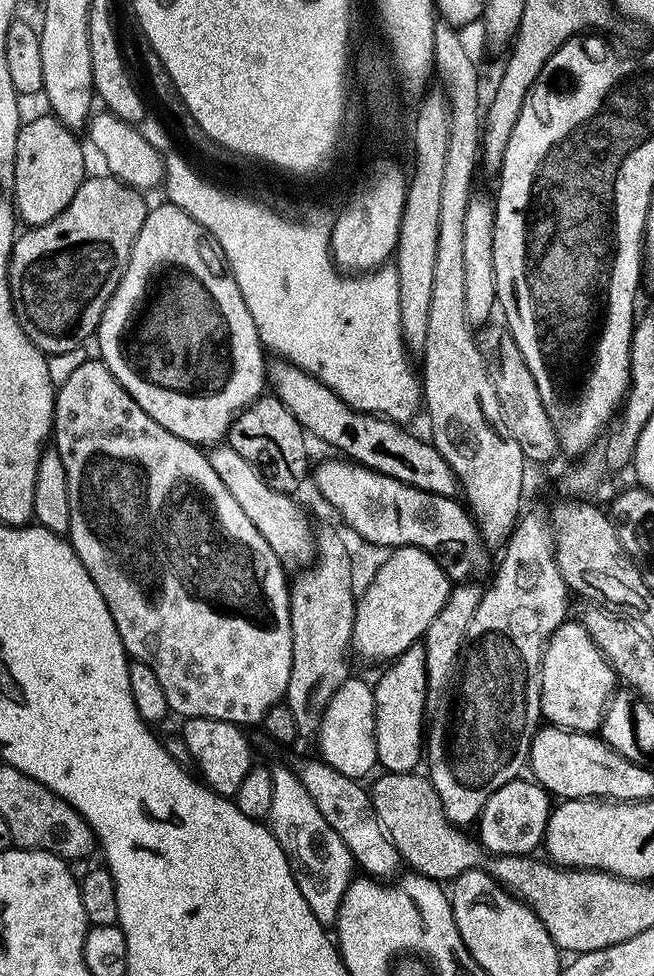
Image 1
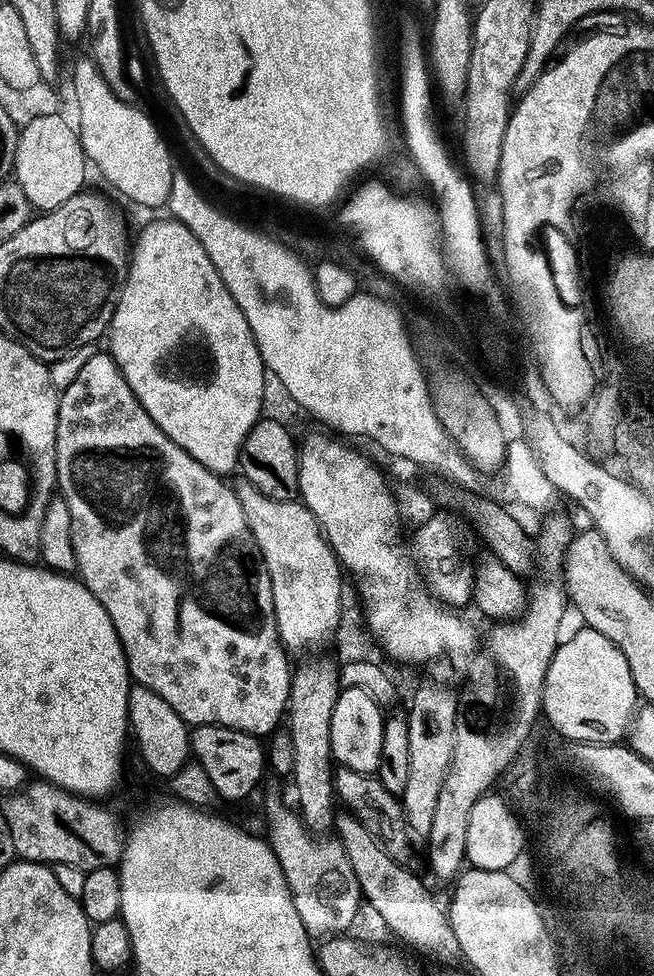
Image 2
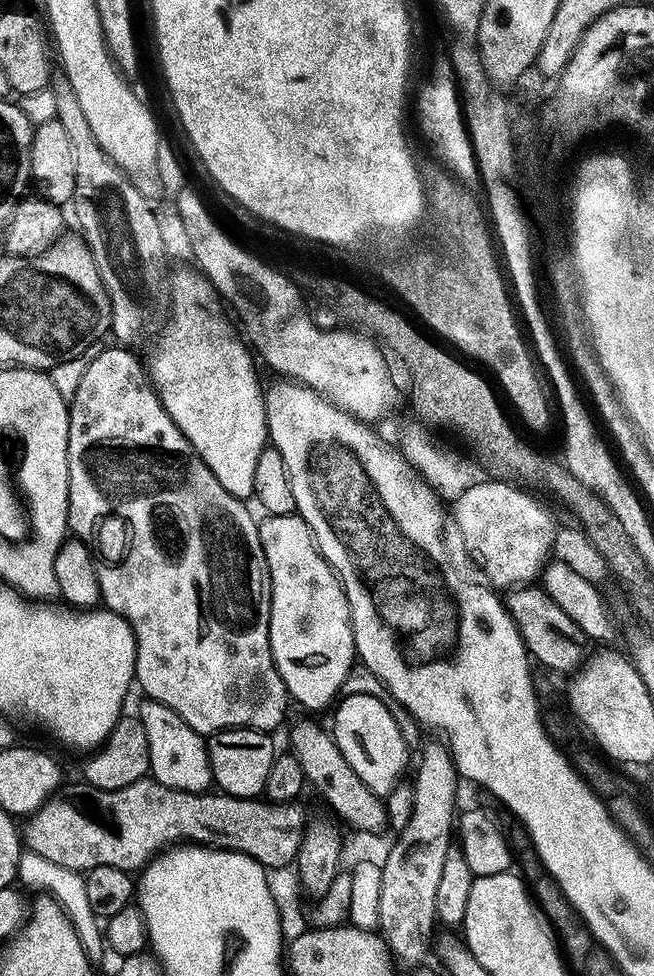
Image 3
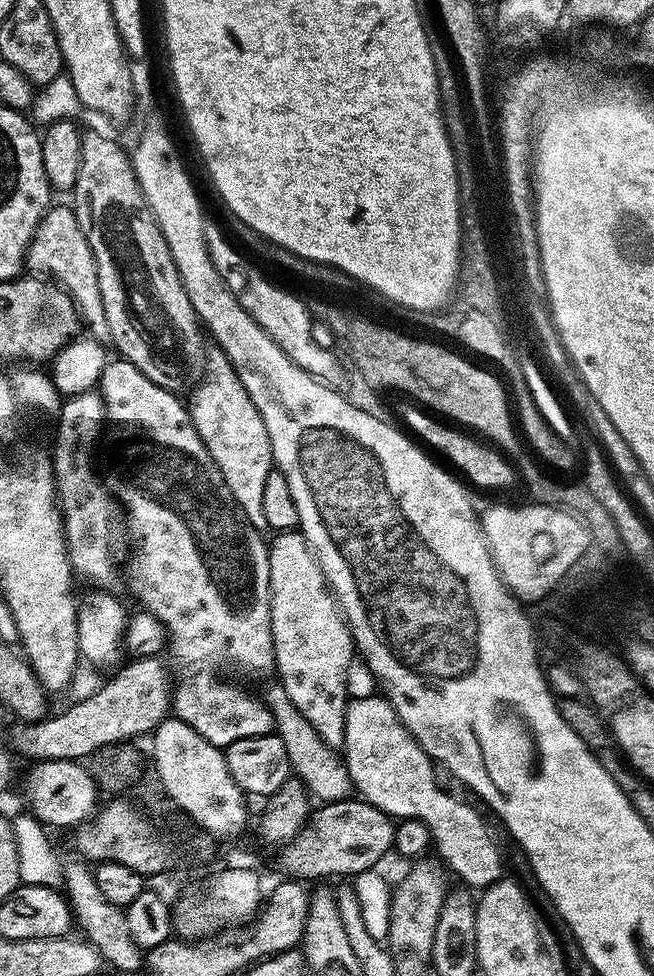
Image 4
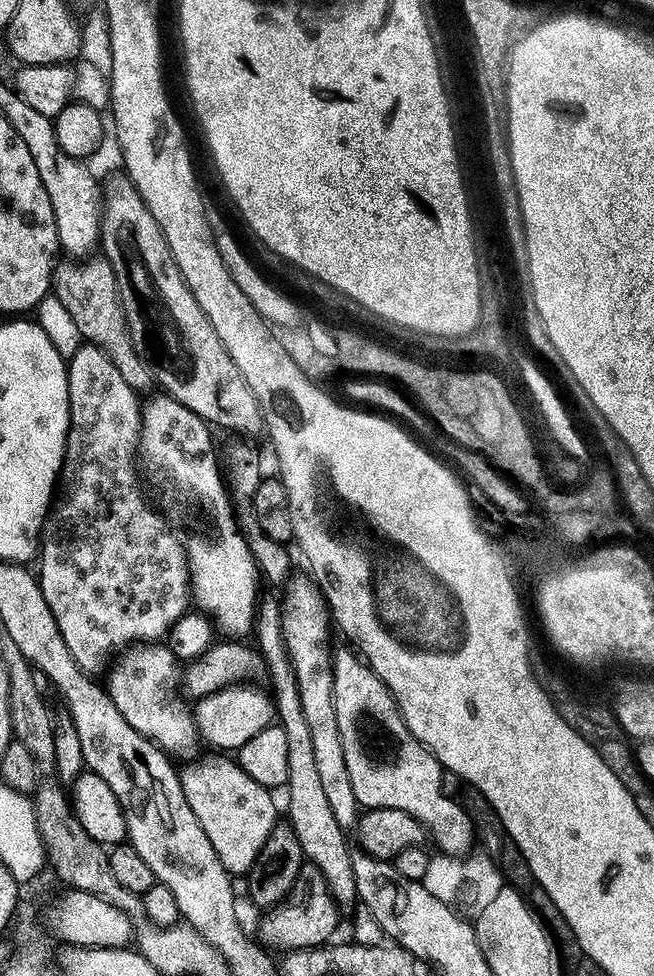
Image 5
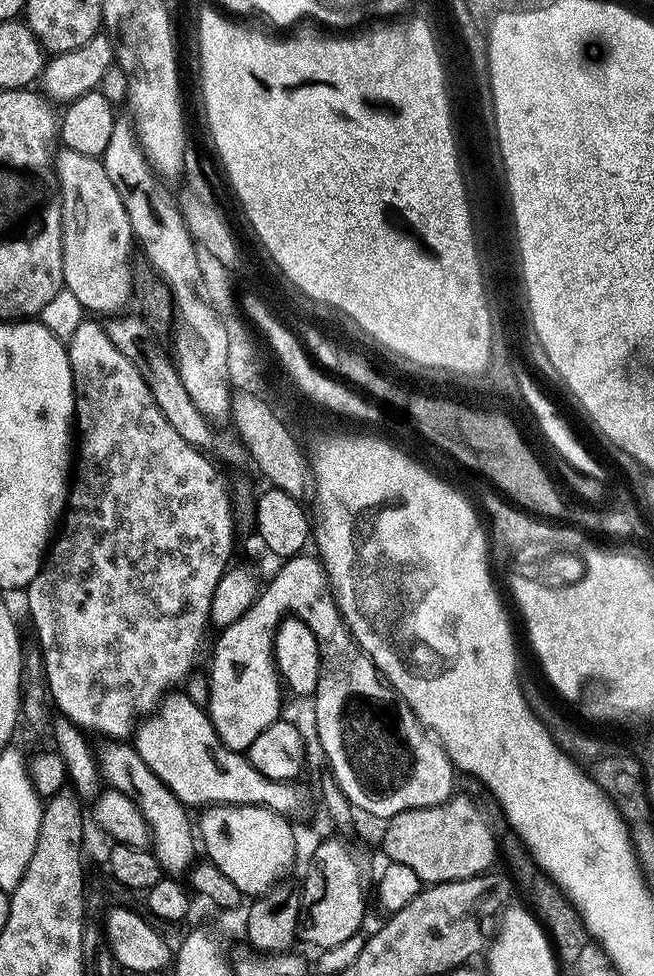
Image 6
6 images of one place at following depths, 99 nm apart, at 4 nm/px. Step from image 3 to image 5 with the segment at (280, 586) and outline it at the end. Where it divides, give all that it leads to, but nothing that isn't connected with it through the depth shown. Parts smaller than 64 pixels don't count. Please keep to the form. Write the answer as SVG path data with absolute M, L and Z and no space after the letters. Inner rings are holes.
M293 575L282 592L282 608L280 625L284 635L284 645L292 663L292 669L298 682L298 694L302 698L302 714L306 714L306 726L310 726L310 738L314 738L314 762L318 766L318 775L329 799L334 818L346 831L355 829L360 817L360 805L355 798L354 788L350 783L350 772L346 770L346 754L342 754L342 738L338 734L338 714L334 710L334 674L332 673L332 657L334 647L328 639L334 633L334 624L330 619L330 609L324 600L324 594L312 579L311 575Z

